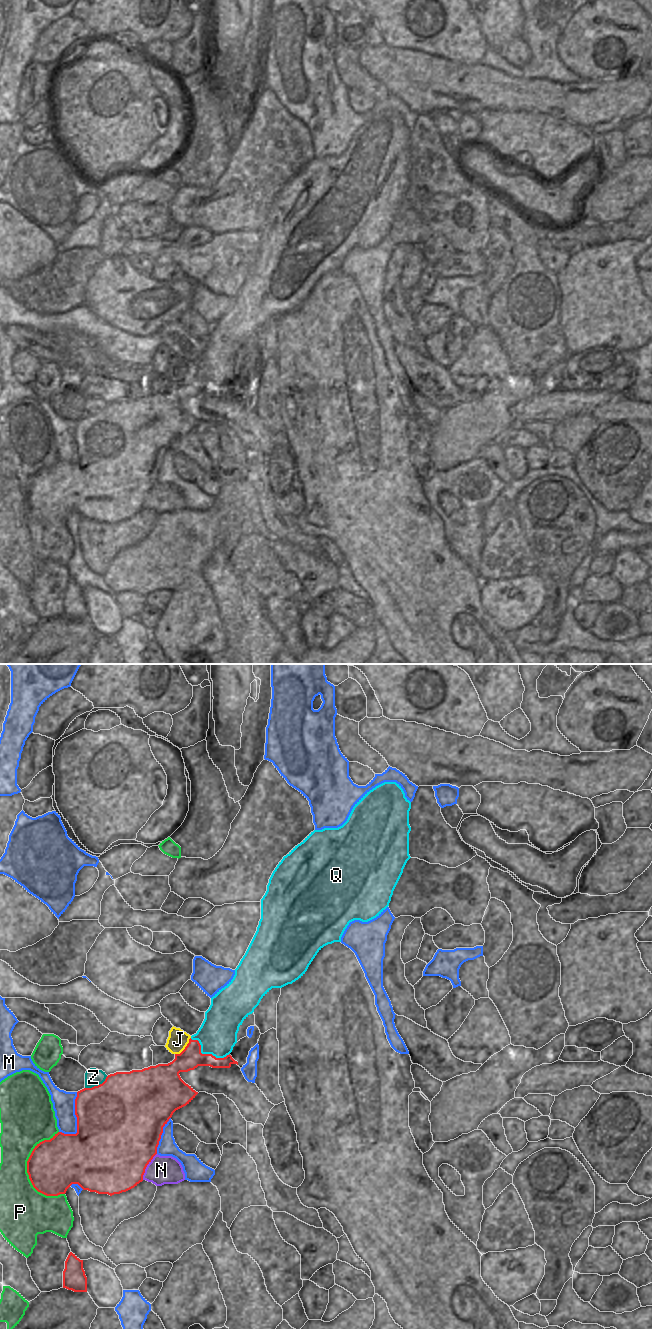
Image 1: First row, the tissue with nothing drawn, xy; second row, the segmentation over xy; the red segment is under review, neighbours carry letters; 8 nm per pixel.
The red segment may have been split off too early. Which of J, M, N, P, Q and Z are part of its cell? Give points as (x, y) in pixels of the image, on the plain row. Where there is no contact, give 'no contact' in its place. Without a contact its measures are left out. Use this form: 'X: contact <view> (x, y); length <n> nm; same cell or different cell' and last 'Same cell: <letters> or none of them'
J: contact xy (185, 375); length 190 nm; different cell
M: contact xy (77, 446); length 360 nm; different cell
N: contact xy (146, 494); length 240 nm; different cell
P: contact xy (27, 490); length 550 nm; different cell
Q: contact xy (206, 382); length 340 nm; same cell
Z: contact xy (96, 414); length 200 nm; different cell
Same cell: Q

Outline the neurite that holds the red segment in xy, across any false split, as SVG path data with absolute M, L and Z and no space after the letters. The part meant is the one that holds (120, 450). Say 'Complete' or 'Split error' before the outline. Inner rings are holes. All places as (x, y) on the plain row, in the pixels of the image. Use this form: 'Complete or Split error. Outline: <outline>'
Split error. Outline: M384 110L367 120L355 132L347 149L342 154L338 156L314 158L300 172L295 174L286 184L283 185L273 199L267 213L267 219L261 227L261 247L259 249L257 259L245 283L235 297L233 307L211 326L211 333L205 340L205 347L197 361L191 364L185 377L180 382L175 382L175 387L168 392L158 392L142 398L132 398L130 400L116 400L108 403L102 412L78 419L75 427L77 461L64 462L62 460L58 460L50 468L40 470L35 474L27 489L27 501L29 503L29 507L33 515L38 520L46 524L58 524L60 522L65 522L72 512L78 512L83 518L112 524L114 522L126 520L143 509L143 503L147 493L157 482L157 475L163 461L163 455L167 452L176 438L189 432L198 422L198 420L181 407L179 401L194 398L198 394L230 396L232 392L238 393L238 390L232 386L230 381L237 371L237 361L239 359L239 355L242 353L243 349L254 340L254 337L259 333L261 327L272 316L282 316L301 306L307 299L317 281L324 274L334 270L341 270L341 265L350 250L354 248L368 250L379 244L389 234L393 219L403 201L403 197L407 189L411 186L409 183L409 161L411 159L411 155L409 153L410 137L411 130L405 125L405 121L401 114L396 110Z

